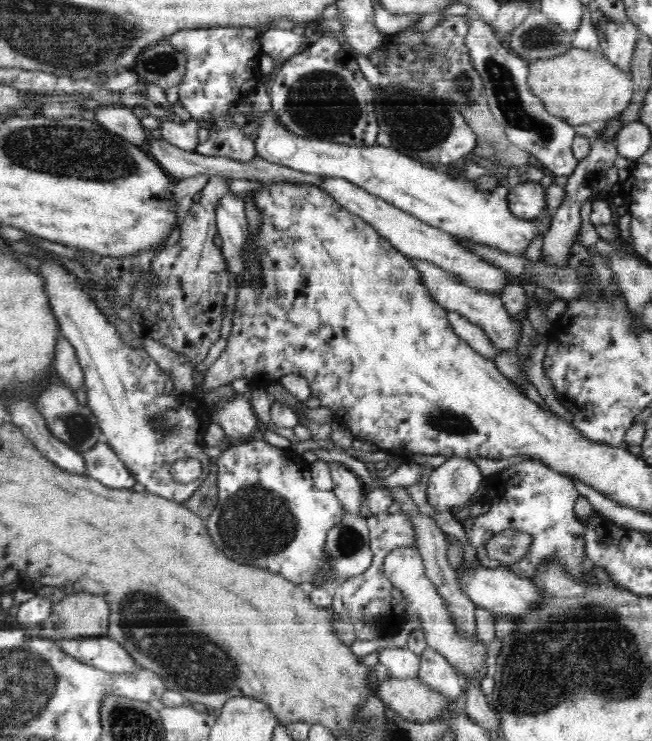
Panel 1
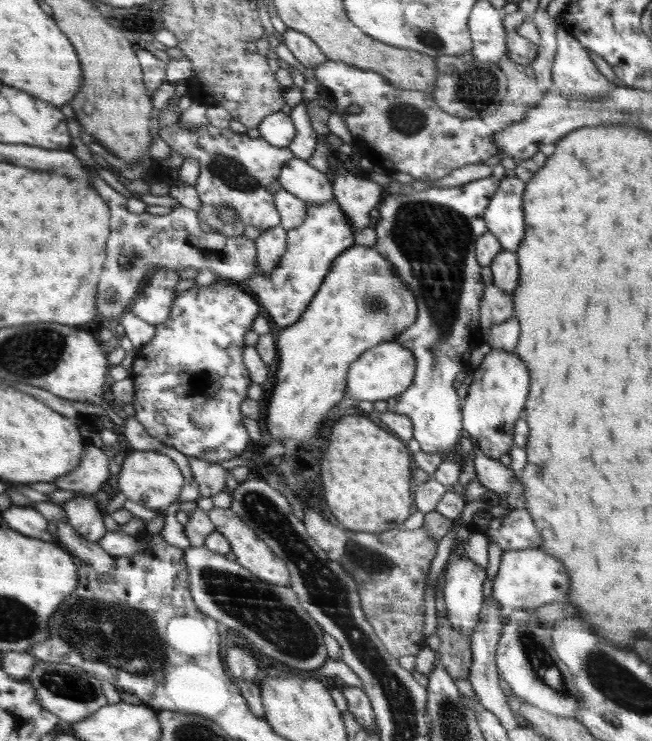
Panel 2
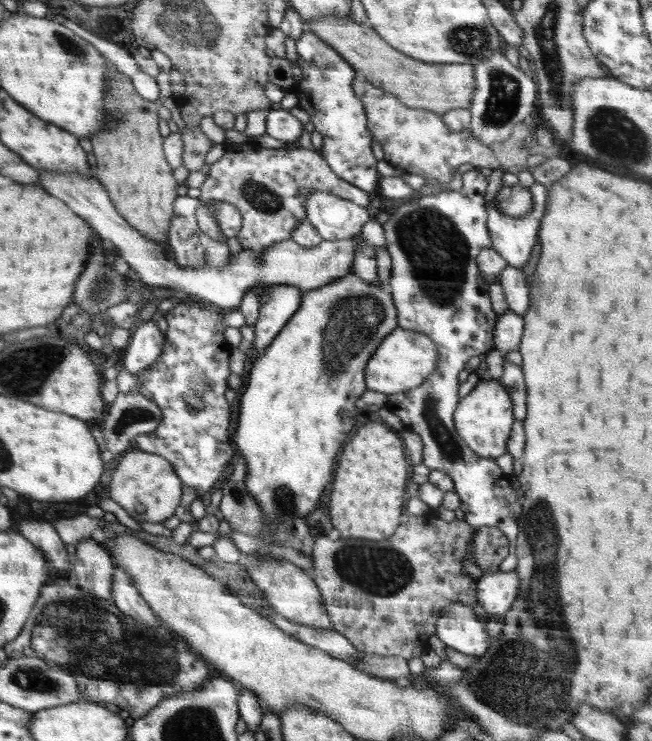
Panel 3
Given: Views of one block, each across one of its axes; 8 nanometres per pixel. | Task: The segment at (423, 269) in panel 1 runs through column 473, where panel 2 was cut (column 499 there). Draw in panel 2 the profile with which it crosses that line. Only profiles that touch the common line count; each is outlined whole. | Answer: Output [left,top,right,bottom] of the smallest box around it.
[480,284,515,332]

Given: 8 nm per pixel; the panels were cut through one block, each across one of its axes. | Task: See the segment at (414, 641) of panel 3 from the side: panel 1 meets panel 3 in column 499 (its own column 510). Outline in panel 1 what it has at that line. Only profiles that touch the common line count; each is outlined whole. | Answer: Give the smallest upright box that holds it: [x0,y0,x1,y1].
[486,529,532,568]

